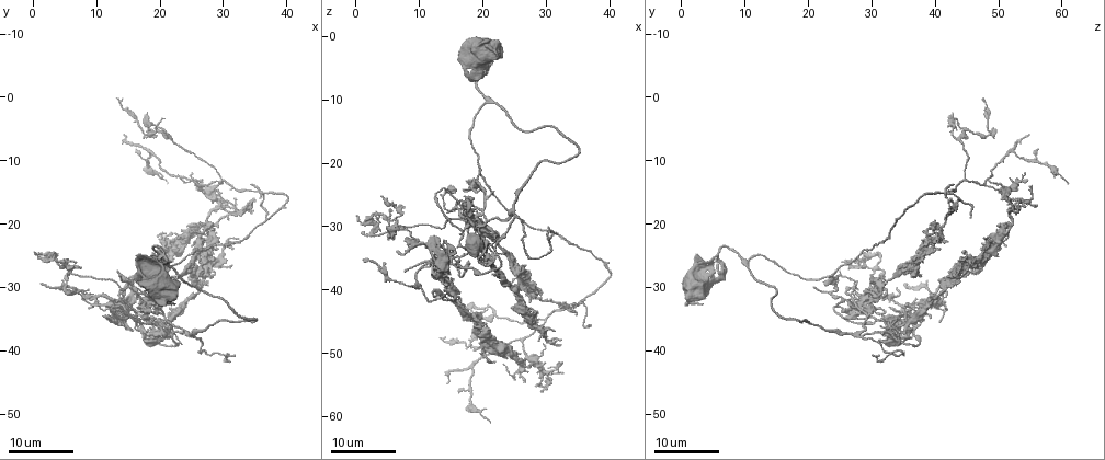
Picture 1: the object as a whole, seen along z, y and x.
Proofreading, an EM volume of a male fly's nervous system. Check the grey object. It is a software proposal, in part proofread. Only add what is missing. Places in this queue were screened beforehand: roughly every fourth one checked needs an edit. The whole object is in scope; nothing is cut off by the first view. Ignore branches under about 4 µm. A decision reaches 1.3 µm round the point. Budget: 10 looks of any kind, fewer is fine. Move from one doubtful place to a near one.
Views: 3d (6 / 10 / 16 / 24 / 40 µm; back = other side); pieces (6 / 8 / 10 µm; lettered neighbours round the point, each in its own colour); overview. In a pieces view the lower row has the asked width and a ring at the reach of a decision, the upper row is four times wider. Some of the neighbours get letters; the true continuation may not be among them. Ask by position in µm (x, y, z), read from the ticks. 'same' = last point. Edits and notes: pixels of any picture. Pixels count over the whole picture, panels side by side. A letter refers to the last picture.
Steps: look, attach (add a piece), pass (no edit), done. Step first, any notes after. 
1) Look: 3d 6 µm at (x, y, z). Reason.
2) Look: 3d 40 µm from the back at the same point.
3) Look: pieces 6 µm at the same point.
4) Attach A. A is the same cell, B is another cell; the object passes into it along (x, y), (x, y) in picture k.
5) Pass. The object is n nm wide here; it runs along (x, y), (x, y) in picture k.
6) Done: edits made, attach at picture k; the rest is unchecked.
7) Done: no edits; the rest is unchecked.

Look: 3d 16 µm at (11.5, 34.5, 32.0). Free end.

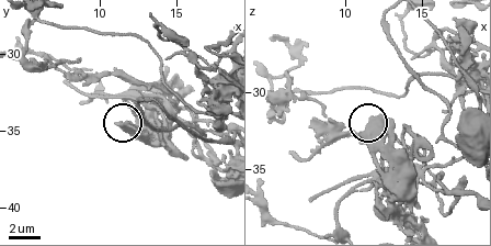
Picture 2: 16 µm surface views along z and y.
Look: pieces 10 µm at (11.8, 34.6, 31.8).

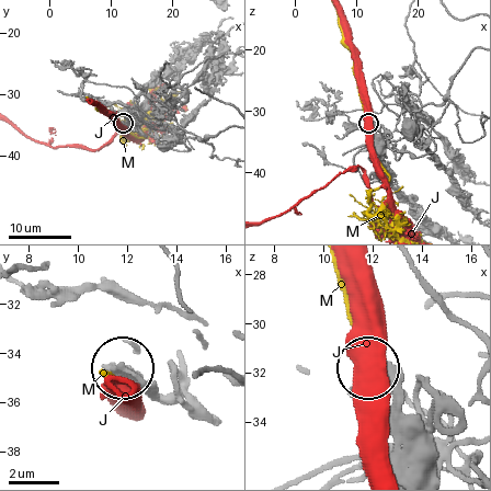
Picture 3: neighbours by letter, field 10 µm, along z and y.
Pass. J and M are other cells; no lettered piece goes on from it.

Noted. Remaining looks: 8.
Look: 3d 16 µm at (1.0, 24.5, 31.0). Free end.

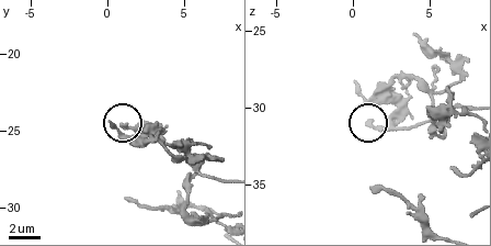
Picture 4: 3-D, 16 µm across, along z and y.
Look: pieces 6 µm at (1.0, 24.6, 31.0). What lies round it.

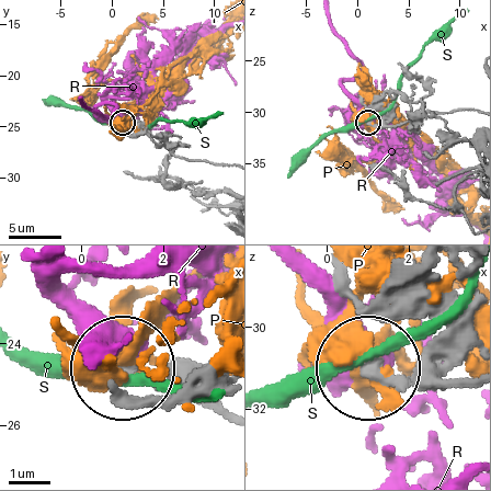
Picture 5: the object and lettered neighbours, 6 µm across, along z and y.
Pass. P, R and S are other cells; no lettered piece goes on from it.

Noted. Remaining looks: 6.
Look: 3d 24 µm at (4.0, 26.0, 25.5). Branch stops here.

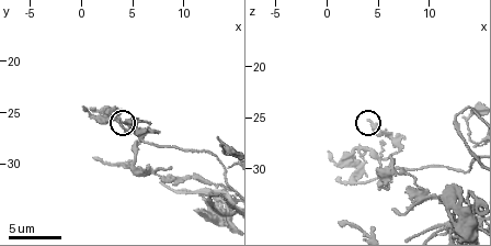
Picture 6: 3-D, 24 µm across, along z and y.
Look: pieces 10 µm at (4.2, 26.0, 25.2).

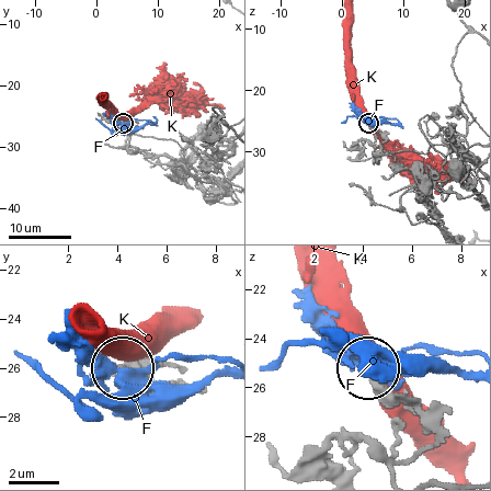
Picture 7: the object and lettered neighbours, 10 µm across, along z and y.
Pass. F and K are other cells; it runs along (184, 159), (175, 141), (122, 123) in picture 7; none of them fits.

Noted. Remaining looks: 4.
Look: 3d 16 µm at (21.5, 32.5, 24.5). Branch stops here.

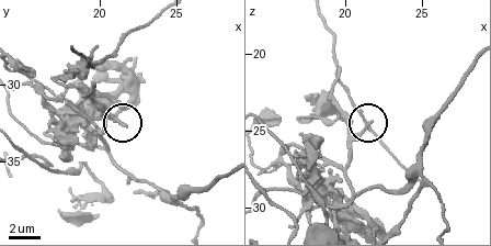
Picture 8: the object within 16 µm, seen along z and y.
Look: pieces 10 µm at (21.8, 32.8, 24.6). See the neighbours.

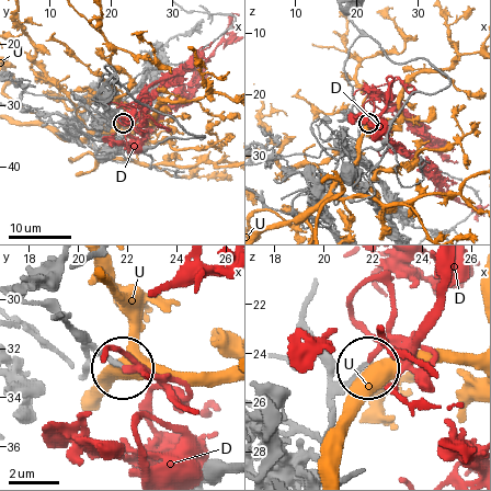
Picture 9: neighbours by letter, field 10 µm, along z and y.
Attach D. D is the same cell, U is another cell; the neuron continues.

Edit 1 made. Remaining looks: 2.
Look: 3d 16 µm at (36.5, 18.5, 45.5).

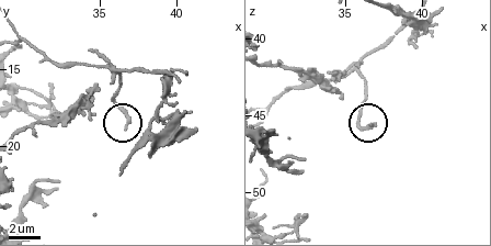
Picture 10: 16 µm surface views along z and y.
Look: pieces 6 µm at (36.6, 18.8, 45.6).

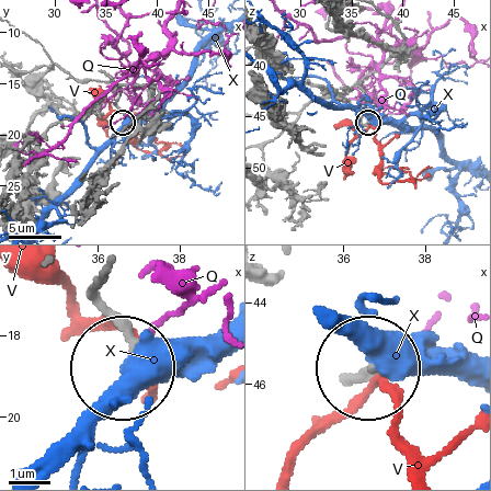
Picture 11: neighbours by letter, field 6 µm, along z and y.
Pass. Q, V and X are other cells; it runs along (389, 19), (403, 42), (362, 81), (362, 121), (368, 123) in picture 11; none of them fits.

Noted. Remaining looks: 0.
Done: edits made, attach at picture 9; the rest is unchecked.

